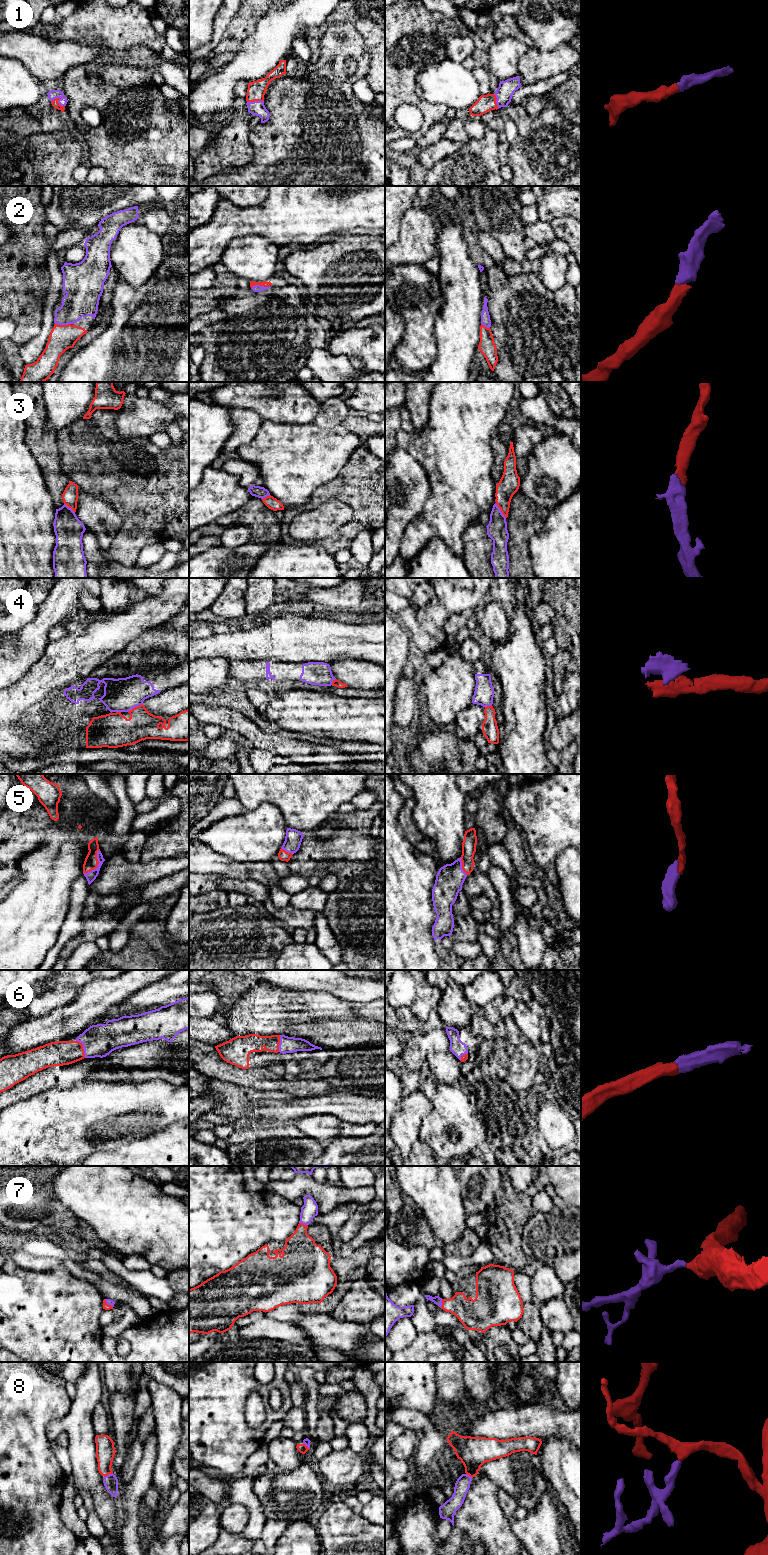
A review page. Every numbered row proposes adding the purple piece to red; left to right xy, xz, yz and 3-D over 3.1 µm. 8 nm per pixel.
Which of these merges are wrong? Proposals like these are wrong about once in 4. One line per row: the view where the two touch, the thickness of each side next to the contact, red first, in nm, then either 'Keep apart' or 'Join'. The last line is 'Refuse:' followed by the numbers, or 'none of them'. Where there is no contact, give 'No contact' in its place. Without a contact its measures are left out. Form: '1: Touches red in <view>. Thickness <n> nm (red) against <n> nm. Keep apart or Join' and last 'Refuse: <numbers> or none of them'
1: Touches red in xy. Thickness 60 nm (red) against 80 nm. Join
2: Touches red in xz. Thickness 50 nm (red) against 60 nm. Join
3: Touches red in yz. Thickness 160 nm (red) against 160 nm. Join
4: Touches red in xy. Thickness 280 nm (red) against 280 nm. Keep apart
5: Touches red in xy. Thickness 110 nm (red) against 80 nm. Join
6: Touches red in xy. Thickness 200 nm (red) against 260 nm. Join
7: Touches red in xz. Thickness 300 nm (red) against 140 nm. Join
8: Touches red in xy. Thickness 160 nm (red) against 120 nm. Join
Refuse: 4

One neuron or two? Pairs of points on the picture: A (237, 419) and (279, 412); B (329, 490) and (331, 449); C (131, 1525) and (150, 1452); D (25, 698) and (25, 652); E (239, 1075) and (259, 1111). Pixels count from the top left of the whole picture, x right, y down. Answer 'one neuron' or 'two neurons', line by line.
A: two neurons
B: two neurons
C: one neuron
D: two neurons
E: two neurons

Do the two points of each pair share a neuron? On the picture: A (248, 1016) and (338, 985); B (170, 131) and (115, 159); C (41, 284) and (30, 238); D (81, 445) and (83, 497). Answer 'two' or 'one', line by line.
A: two
B: one
C: two
D: two

